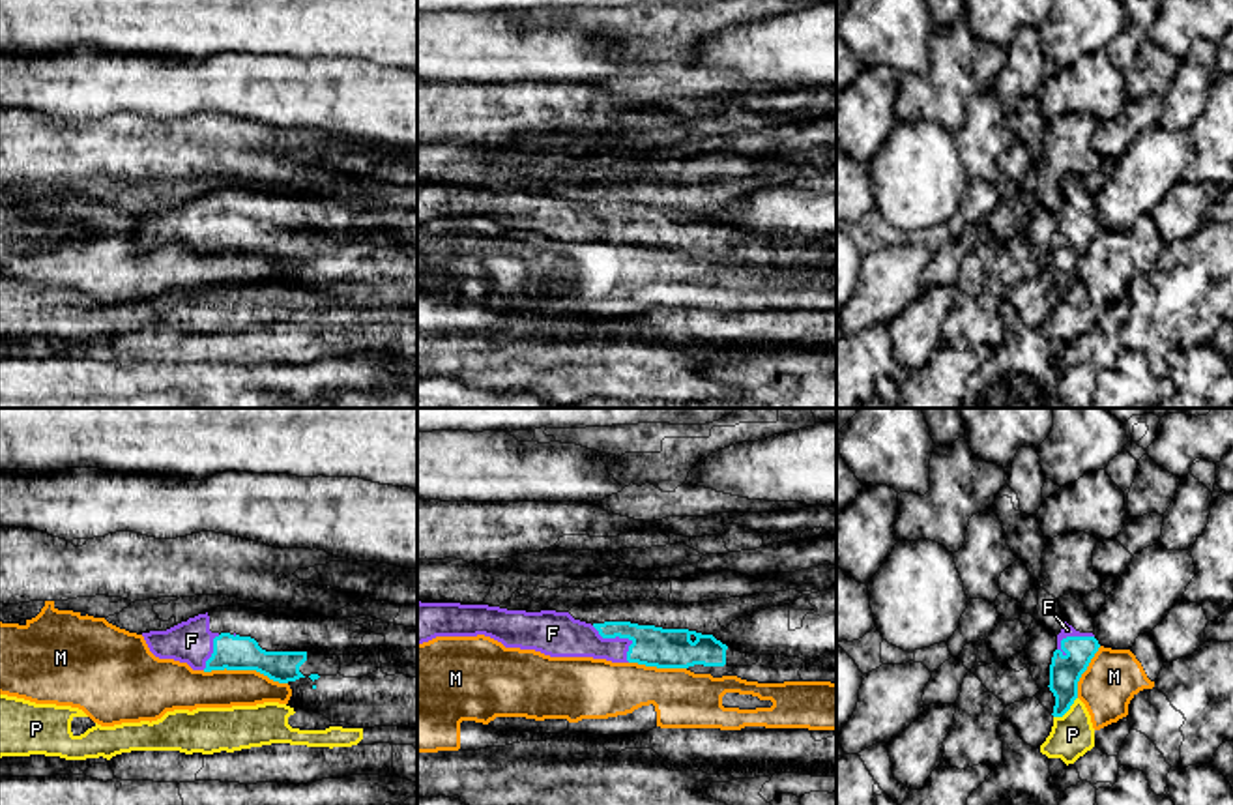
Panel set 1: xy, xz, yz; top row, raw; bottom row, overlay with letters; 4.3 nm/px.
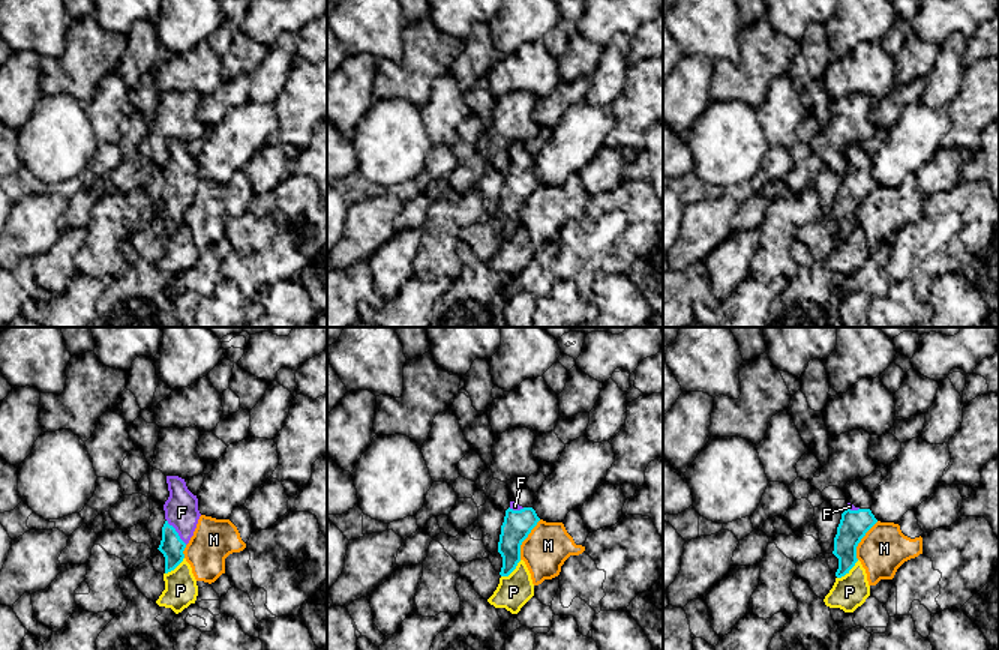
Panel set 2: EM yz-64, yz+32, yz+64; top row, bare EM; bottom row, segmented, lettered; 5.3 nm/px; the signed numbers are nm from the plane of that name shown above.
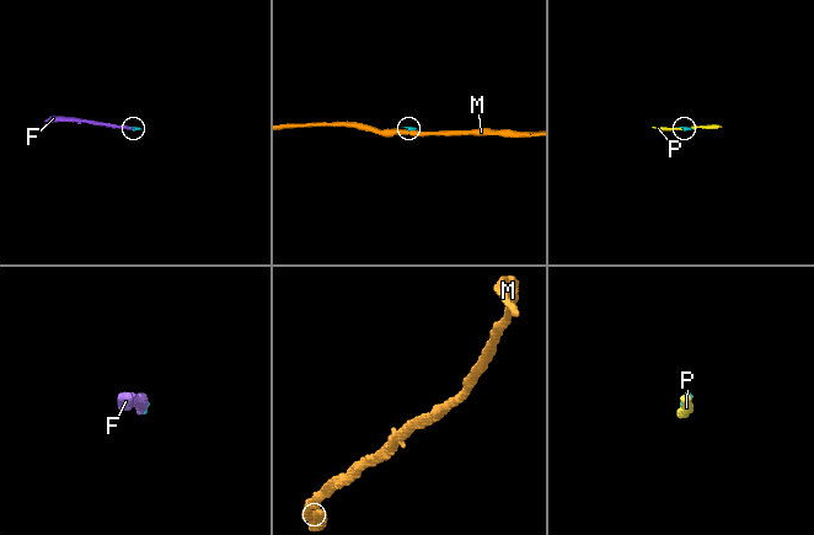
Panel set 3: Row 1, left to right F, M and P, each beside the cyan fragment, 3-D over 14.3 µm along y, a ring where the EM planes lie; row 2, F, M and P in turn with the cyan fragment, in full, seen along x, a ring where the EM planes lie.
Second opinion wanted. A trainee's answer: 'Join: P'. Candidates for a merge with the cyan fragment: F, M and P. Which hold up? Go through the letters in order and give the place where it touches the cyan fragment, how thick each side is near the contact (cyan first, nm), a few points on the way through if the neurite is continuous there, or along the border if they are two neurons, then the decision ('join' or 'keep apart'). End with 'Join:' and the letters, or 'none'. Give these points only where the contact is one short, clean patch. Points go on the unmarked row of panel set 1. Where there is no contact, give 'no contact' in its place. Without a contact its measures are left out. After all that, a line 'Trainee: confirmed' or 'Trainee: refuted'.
F: contact xz (622, 218); calibres 180 and 180 nm; join
M: contact xy (246, 249); calibres 150 and 170 nm; keep apart
P: contact yz (1067, 291); calibres 140 and 190 nm; keep apart
Join: F
Trainee: refuted

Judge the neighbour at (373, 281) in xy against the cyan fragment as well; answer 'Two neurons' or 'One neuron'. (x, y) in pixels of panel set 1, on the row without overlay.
One neuron

